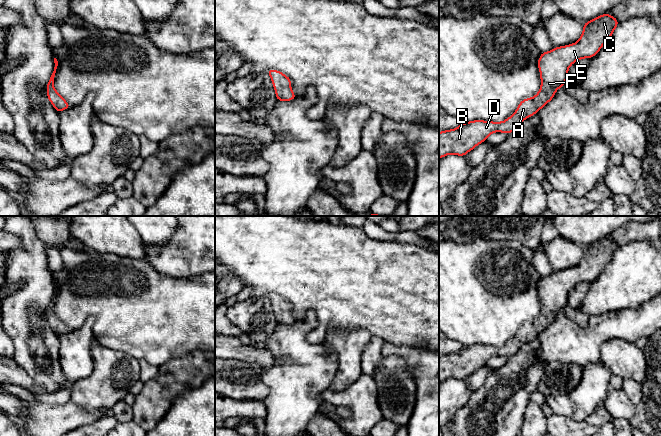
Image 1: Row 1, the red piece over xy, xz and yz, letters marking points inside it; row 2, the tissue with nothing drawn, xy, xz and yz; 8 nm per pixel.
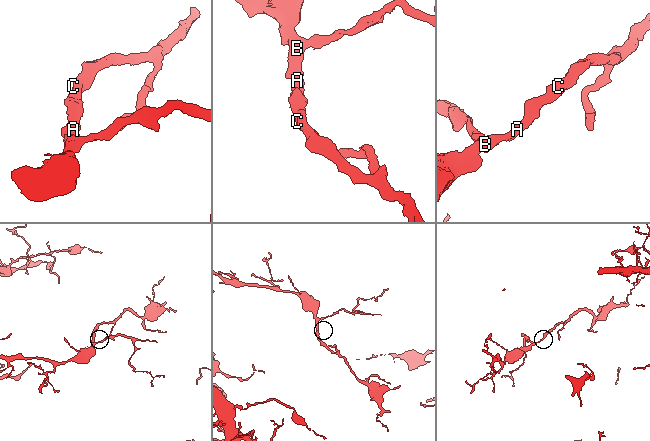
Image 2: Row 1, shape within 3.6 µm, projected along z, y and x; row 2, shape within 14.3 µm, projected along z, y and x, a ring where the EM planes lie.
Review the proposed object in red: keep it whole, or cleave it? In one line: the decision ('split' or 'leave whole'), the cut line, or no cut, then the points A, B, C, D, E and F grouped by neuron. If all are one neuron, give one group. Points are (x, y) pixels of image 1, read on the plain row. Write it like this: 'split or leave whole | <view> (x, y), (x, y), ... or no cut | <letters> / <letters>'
leave whole | no cut | A B C D E F

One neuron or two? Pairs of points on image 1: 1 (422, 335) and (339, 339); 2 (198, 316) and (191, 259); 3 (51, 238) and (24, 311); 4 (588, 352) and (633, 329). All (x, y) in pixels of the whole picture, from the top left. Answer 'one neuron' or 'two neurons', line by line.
1: two neurons
2: two neurons
3: two neurons
4: one neuron

